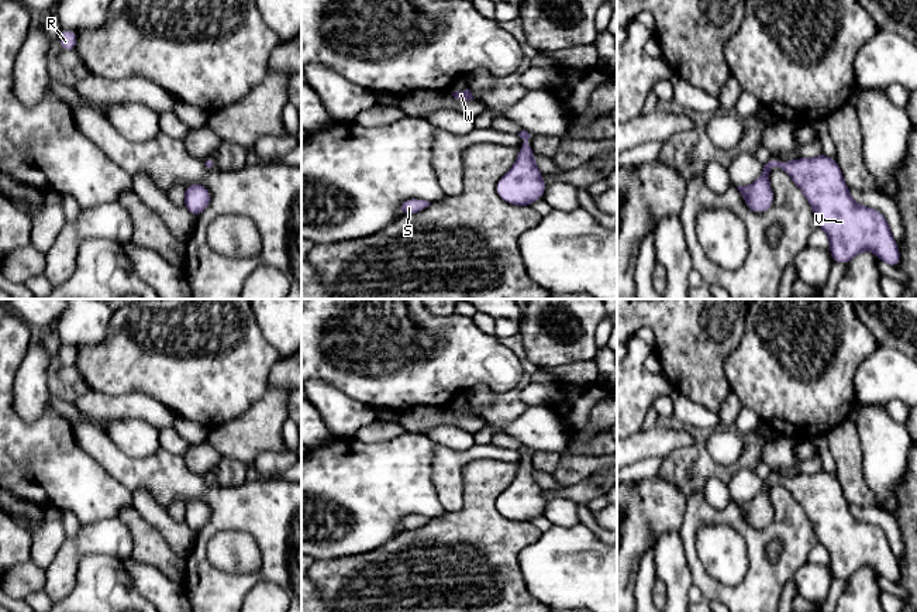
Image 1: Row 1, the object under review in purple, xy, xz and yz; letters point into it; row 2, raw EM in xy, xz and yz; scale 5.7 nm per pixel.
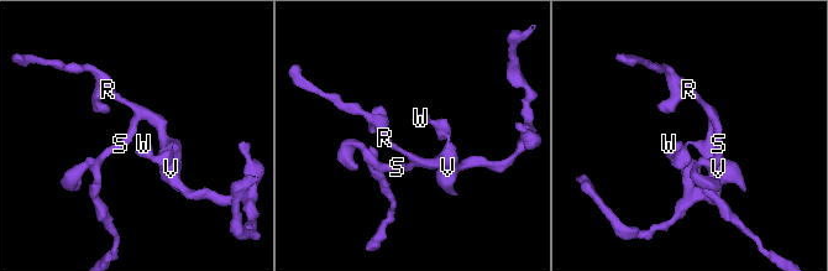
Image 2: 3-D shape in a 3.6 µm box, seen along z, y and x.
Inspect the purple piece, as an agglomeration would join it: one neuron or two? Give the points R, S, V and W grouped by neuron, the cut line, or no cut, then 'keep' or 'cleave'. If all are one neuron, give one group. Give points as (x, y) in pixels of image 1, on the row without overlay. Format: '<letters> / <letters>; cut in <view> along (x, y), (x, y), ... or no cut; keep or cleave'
R S V W; no cut; keep

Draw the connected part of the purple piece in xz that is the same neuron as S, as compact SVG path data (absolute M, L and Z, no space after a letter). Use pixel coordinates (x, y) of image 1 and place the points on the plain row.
M410 515L410 516L406 516L406 518L400 519L399 529L400 530L413 530L413 529L417 529L417 527L423 527L430 520L431 519L427 518L427 516Z

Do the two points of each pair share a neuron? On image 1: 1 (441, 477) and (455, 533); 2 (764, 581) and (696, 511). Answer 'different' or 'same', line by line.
1: different
2: same

